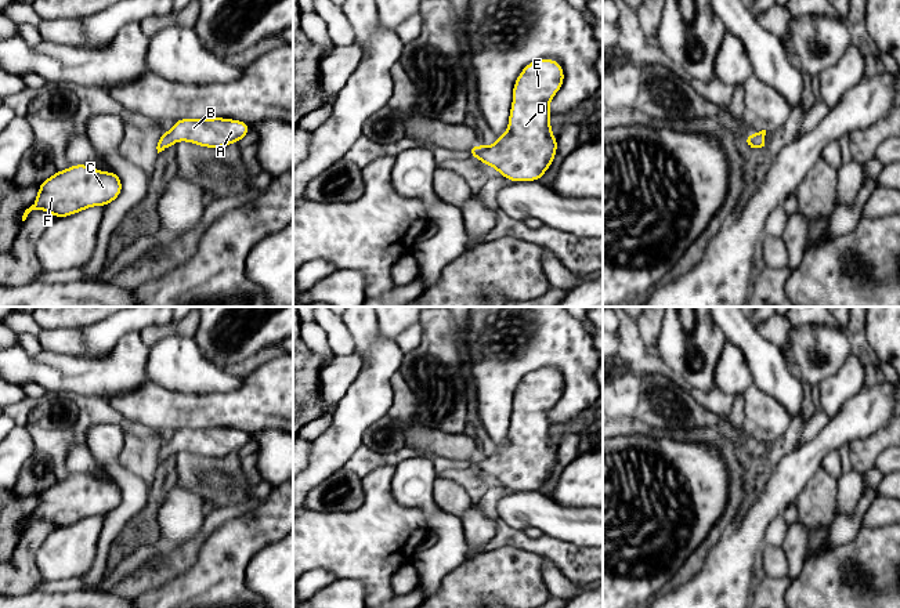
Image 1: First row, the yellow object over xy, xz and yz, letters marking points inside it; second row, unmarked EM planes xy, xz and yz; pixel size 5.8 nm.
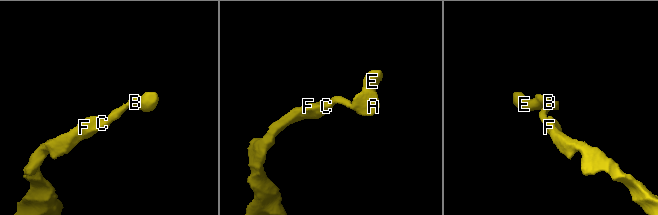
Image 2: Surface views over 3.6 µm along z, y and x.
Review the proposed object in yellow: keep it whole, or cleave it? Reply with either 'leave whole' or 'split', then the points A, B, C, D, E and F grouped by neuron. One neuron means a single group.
leave whole | A B C D E F

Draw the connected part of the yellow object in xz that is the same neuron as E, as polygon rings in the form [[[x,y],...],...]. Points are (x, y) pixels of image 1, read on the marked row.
[[[556,59],[525,65],[513,86],[507,131],[491,146],[473,145],[467,155],[492,166],[512,182],[539,181],[557,151],[549,102],[563,83],[564,70]]]

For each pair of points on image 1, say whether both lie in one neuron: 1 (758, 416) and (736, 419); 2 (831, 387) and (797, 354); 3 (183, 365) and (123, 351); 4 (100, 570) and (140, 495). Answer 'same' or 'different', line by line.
1: different
2: different
3: different
4: same

